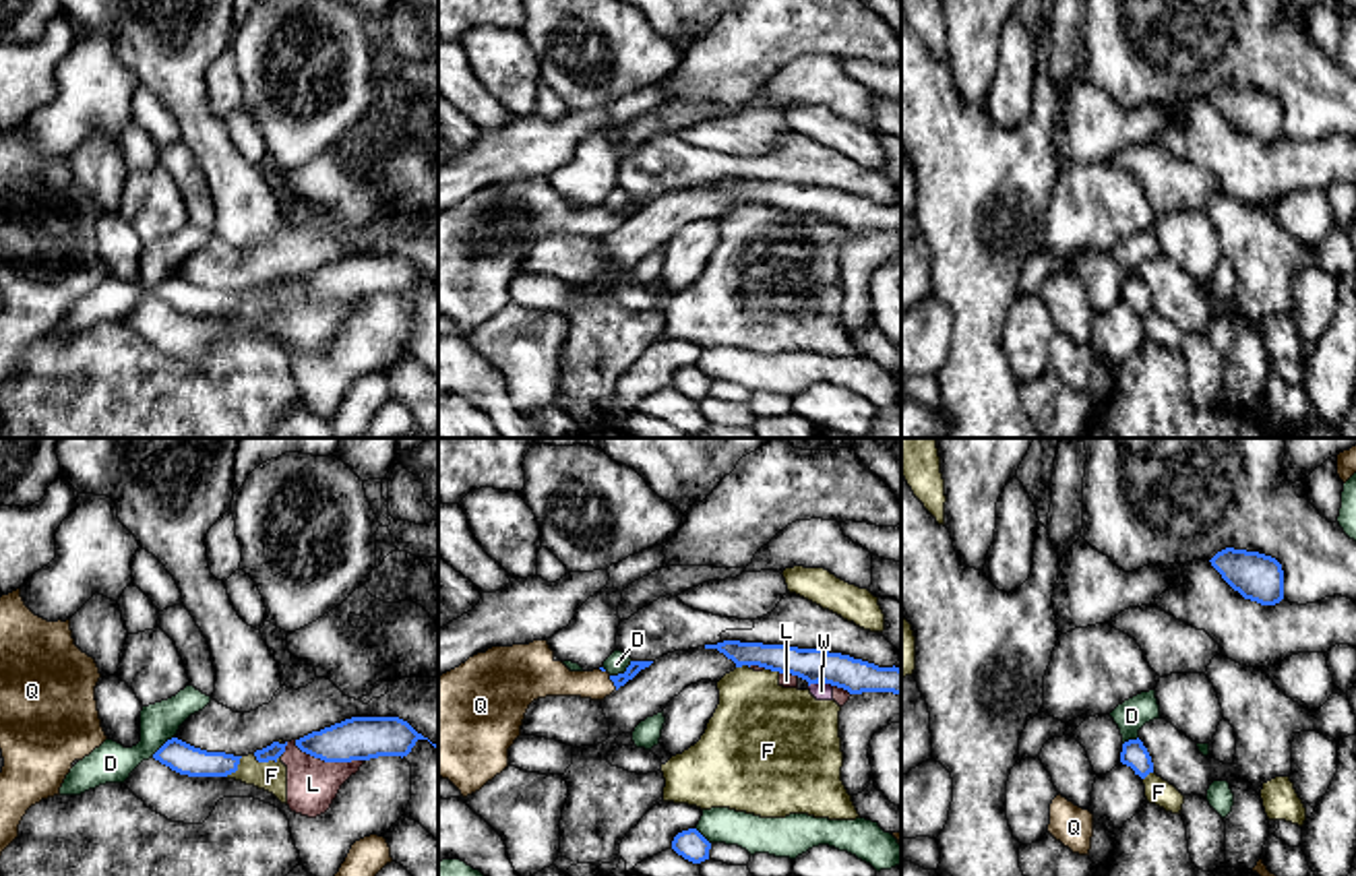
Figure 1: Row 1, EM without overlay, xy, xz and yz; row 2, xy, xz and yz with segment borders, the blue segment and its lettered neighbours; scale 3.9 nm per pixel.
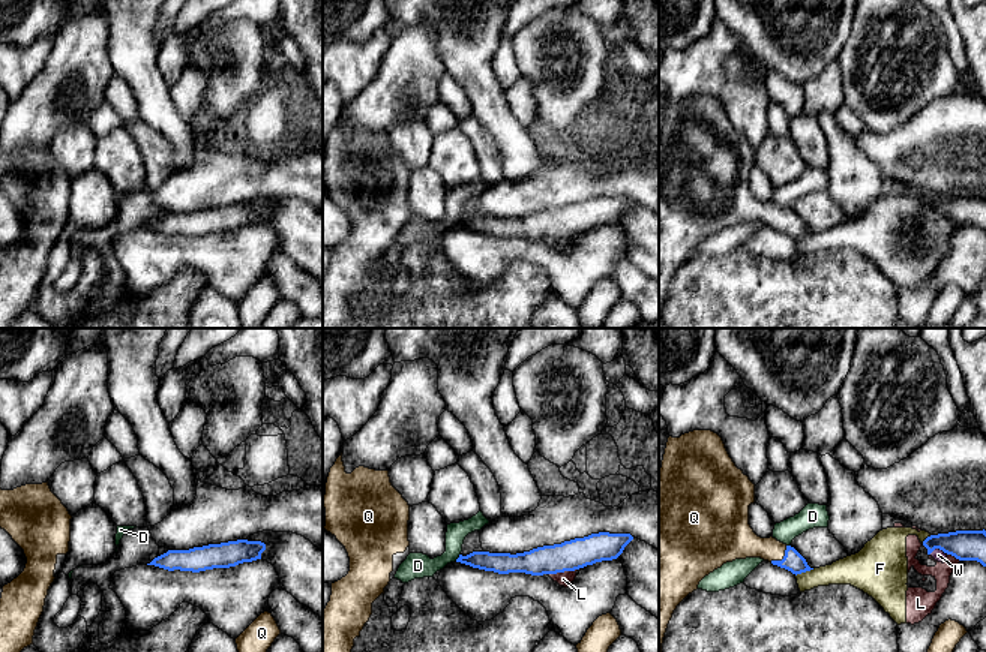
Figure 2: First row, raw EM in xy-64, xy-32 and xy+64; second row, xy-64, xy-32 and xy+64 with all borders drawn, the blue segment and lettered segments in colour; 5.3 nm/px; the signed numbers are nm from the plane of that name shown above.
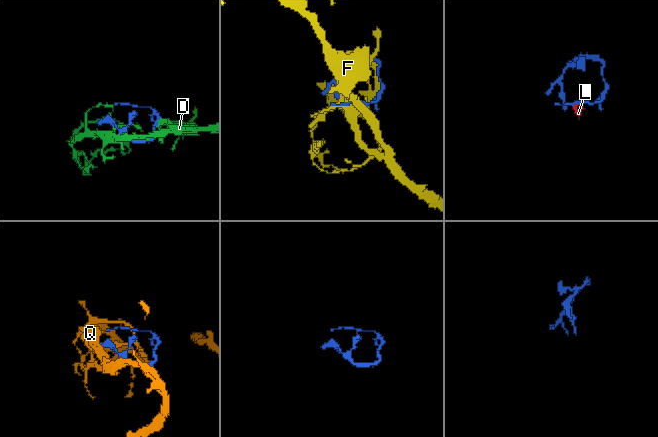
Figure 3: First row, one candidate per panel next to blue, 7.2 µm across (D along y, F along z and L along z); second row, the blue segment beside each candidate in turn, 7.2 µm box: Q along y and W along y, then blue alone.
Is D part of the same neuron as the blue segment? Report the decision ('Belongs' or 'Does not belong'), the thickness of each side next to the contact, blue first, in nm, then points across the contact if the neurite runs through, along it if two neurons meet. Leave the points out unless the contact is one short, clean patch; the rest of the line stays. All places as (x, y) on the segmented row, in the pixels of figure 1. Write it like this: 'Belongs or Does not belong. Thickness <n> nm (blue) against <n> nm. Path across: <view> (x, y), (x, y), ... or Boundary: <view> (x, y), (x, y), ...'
Does not belong. Thickness 50 nm (blue) against 80 nm

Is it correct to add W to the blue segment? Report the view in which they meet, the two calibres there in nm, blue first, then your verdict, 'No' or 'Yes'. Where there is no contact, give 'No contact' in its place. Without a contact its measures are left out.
Touches blue in xz. Thickness 140 nm (blue) against 70 nm. No

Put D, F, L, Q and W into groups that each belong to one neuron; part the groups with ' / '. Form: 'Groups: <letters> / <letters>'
Groups: D / F L W / Q

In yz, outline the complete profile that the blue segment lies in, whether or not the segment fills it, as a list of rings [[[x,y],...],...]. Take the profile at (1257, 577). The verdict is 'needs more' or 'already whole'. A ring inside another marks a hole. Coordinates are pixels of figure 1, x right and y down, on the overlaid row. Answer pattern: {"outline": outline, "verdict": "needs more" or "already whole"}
{"outline": [[[1226,548],[1209,562],[1244,599],[1261,605],[1275,605],[1284,599],[1284,570],[1275,558]]], "verdict": "already whole"}

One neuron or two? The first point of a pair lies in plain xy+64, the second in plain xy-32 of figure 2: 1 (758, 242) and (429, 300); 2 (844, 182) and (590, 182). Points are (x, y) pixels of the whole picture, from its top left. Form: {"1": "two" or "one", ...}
{"1": "two", "2": "two"}

